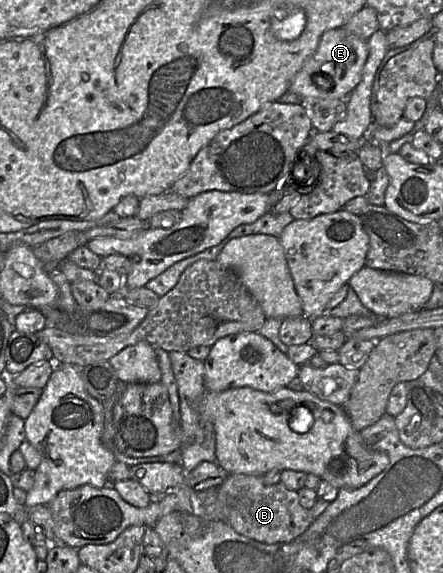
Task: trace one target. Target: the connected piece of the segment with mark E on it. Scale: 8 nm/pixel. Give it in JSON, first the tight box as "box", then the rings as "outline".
{"box":[289,27,368,107],"outline":[[[343,27],[330,29],[322,35],[316,51],[295,75],[289,90],[299,95],[303,99],[300,104],[307,107],[317,100],[346,100],[359,84],[368,56],[368,41],[346,31]]]}

